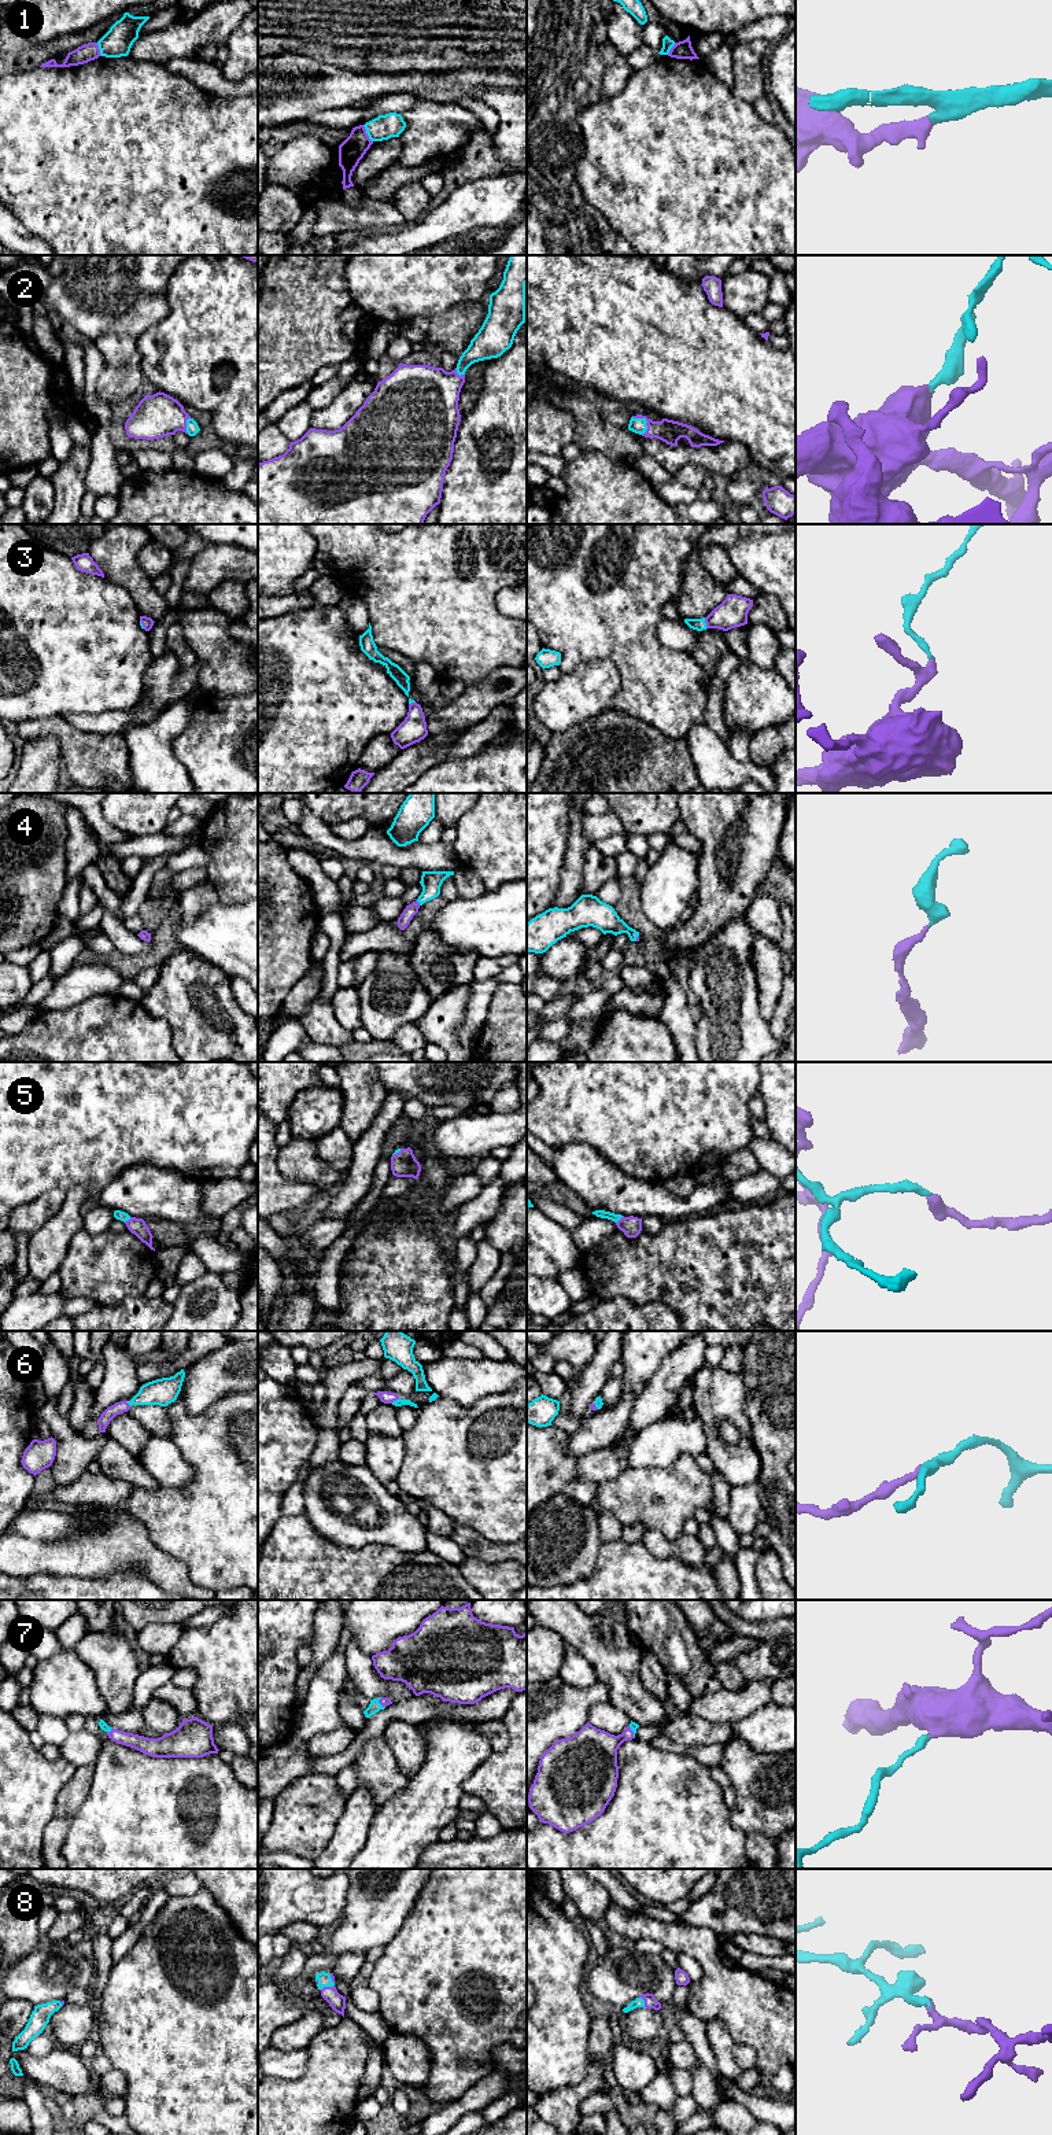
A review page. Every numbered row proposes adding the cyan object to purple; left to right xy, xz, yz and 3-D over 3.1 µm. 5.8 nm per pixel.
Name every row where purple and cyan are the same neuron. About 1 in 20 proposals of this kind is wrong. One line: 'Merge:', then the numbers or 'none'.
Merge: 2, 3, 4, 5, 6, 7, 8

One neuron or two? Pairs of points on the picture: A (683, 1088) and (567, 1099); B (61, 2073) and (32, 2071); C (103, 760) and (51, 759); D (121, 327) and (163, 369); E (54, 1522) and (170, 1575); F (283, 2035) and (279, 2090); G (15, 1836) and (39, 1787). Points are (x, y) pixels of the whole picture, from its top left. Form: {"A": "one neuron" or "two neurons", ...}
{"A": "one neuron", "B": "one neuron", "C": "two neurons", "D": "two neurons", "E": "two neurons", "F": "two neurons", "G": "one neuron"}

